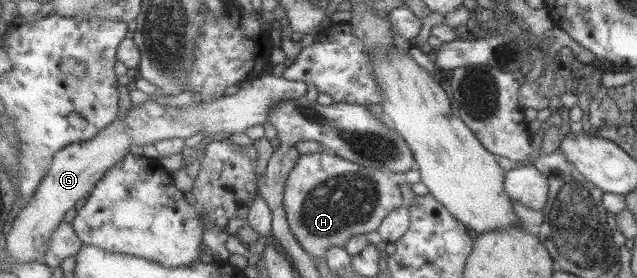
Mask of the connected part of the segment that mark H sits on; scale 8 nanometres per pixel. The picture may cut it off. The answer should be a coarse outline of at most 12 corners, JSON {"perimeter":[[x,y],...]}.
{"perimeter":[[331,151],[299,156],[290,230],[312,259],[401,206],[388,173]]}

